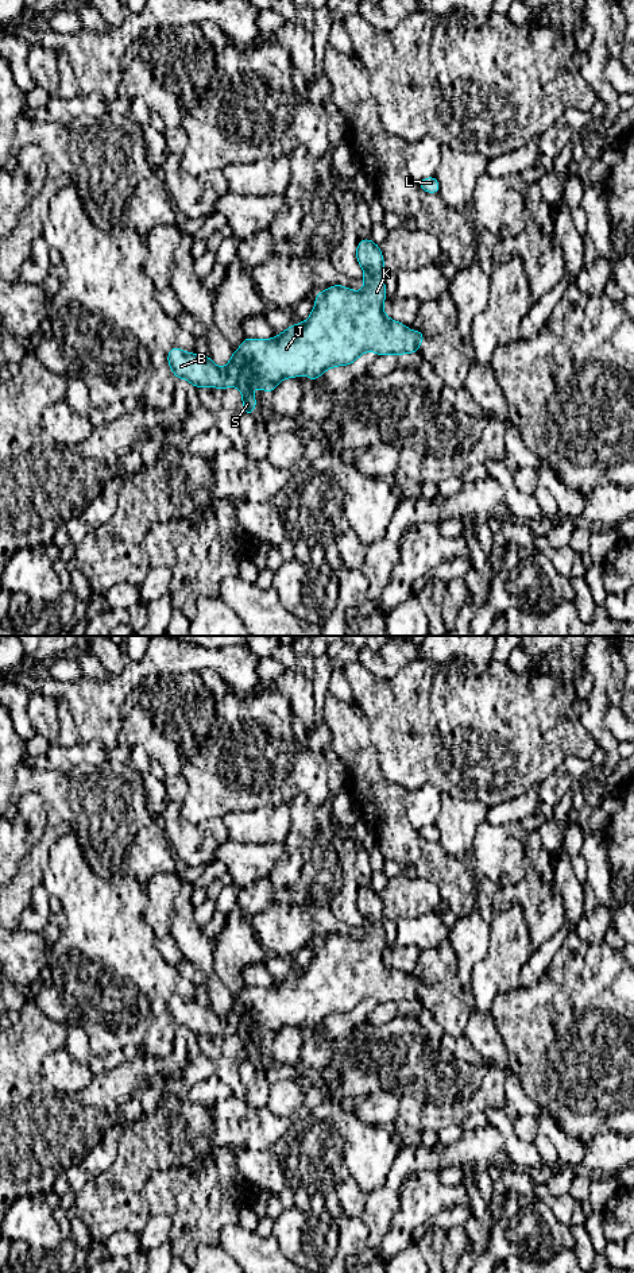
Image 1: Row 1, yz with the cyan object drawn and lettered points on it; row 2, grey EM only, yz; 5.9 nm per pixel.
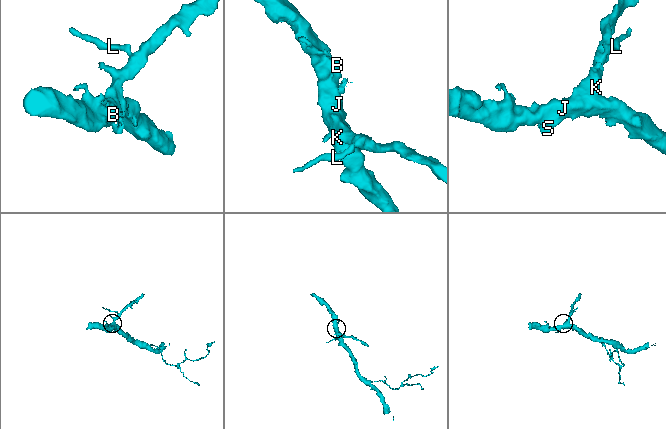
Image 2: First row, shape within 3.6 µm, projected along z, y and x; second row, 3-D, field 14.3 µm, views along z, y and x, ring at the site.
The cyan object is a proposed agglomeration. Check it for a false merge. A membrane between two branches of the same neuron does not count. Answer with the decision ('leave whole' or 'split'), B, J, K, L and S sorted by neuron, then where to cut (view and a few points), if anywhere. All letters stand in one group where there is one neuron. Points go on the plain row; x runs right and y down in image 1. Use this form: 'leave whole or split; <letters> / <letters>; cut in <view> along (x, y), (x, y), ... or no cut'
split; B J K L / S; cut in yz along (240, 1036), (248, 1037)

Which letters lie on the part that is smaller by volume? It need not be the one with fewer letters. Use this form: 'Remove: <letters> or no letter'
Remove: S

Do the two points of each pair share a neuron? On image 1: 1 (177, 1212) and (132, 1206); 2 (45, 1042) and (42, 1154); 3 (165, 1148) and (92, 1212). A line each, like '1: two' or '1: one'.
1: two
2: one
3: one

